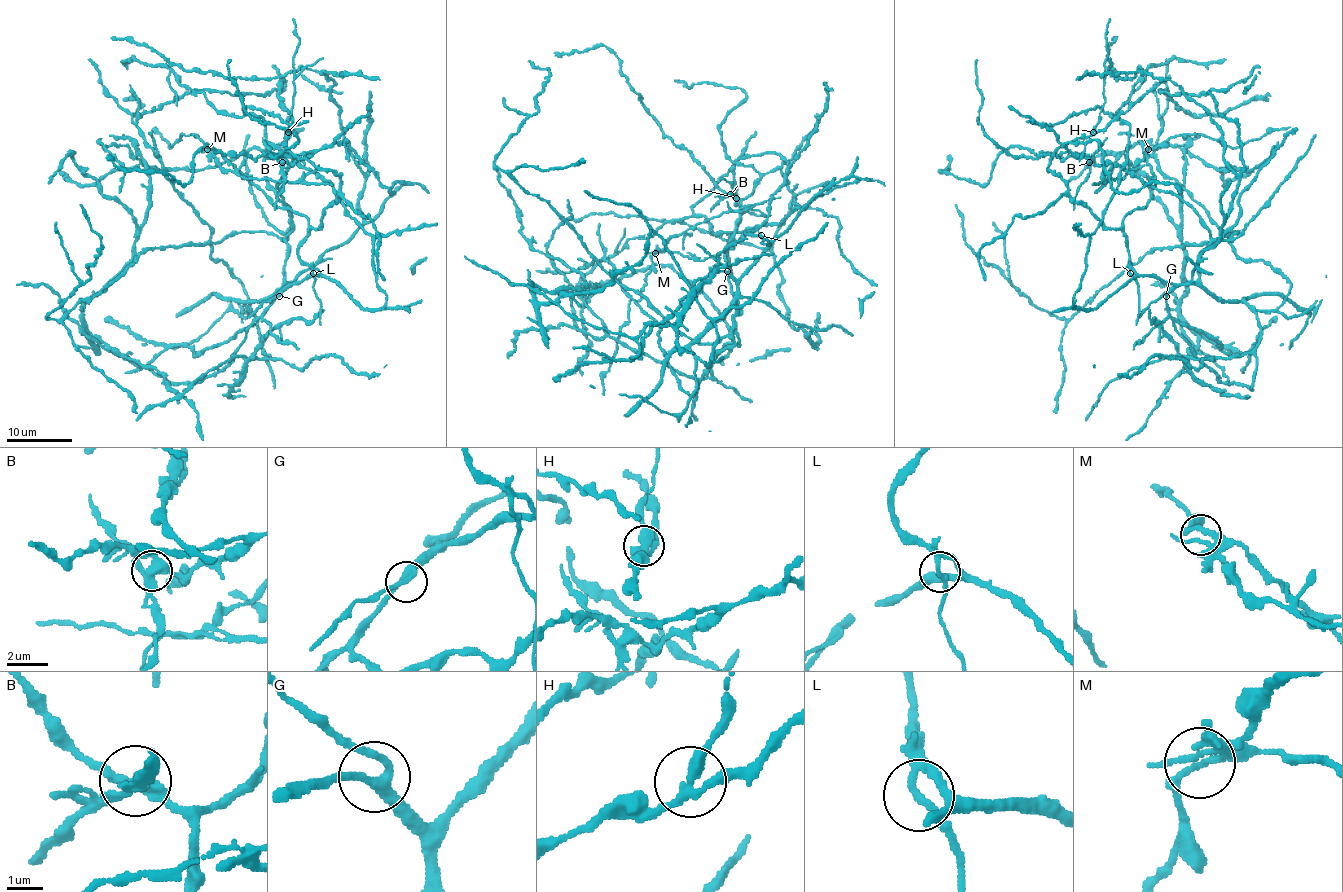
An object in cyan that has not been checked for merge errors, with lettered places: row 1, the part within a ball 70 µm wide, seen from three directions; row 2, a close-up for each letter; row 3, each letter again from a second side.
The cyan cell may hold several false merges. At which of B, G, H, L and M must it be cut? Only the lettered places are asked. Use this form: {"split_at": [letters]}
{"split_at": ["B", "H", "L"]}

